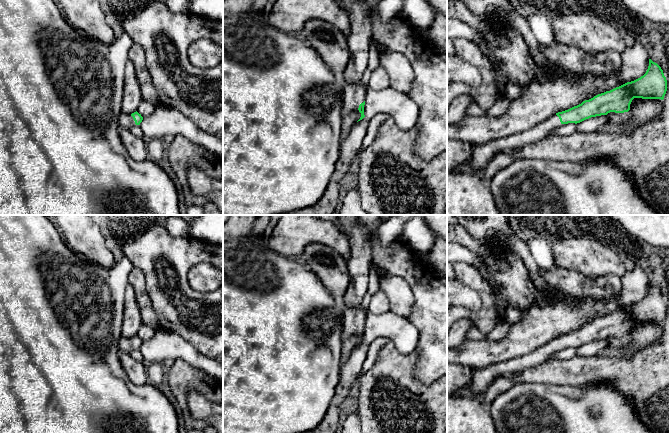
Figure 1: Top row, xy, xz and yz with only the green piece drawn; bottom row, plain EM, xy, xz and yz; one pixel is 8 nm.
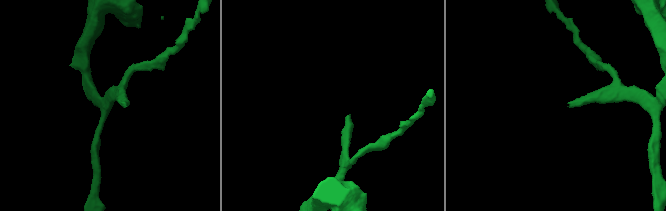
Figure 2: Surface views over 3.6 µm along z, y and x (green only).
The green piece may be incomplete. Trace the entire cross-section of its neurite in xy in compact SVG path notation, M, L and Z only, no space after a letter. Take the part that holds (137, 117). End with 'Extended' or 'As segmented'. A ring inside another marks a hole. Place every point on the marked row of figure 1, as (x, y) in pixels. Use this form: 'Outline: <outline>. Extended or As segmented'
Outline: M137 111L132 114L121 113L119 116L119 128L130 130L135 124L140 125L143 117Z. Extended

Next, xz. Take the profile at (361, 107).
Outline: M341 75L338 76L339 81L342 85L343 93L343 109L342 113L344 116L350 115L355 110L359 110L361 117L358 121L362 120L364 115L364 105L367 88L362 82L352 84L345 81Z. Extended

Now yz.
Outline: M649 59L646 73L634 81L598 94L568 110L558 112L524 132L473 146L471 156L465 163L466 169L481 174L497 153L512 153L527 144L536 143L561 124L577 124L610 112L628 112L634 98L663 100L666 91L667 80L663 70L657 63Z. Extended

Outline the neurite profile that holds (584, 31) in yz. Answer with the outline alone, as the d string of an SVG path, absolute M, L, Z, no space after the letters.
M586 12L571 13L557 17L552 22L553 33L560 44L573 46L590 54L599 54L604 51L617 51L620 54L626 48L619 31L596 15Z

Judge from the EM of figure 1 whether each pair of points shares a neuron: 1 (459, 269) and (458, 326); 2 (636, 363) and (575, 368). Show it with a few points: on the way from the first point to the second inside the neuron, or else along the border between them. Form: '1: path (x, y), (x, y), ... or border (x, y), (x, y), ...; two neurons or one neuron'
1: border (457, 319), (469, 318), (475, 326); two neurons
2: path (621, 370), (590, 370); one neuron

